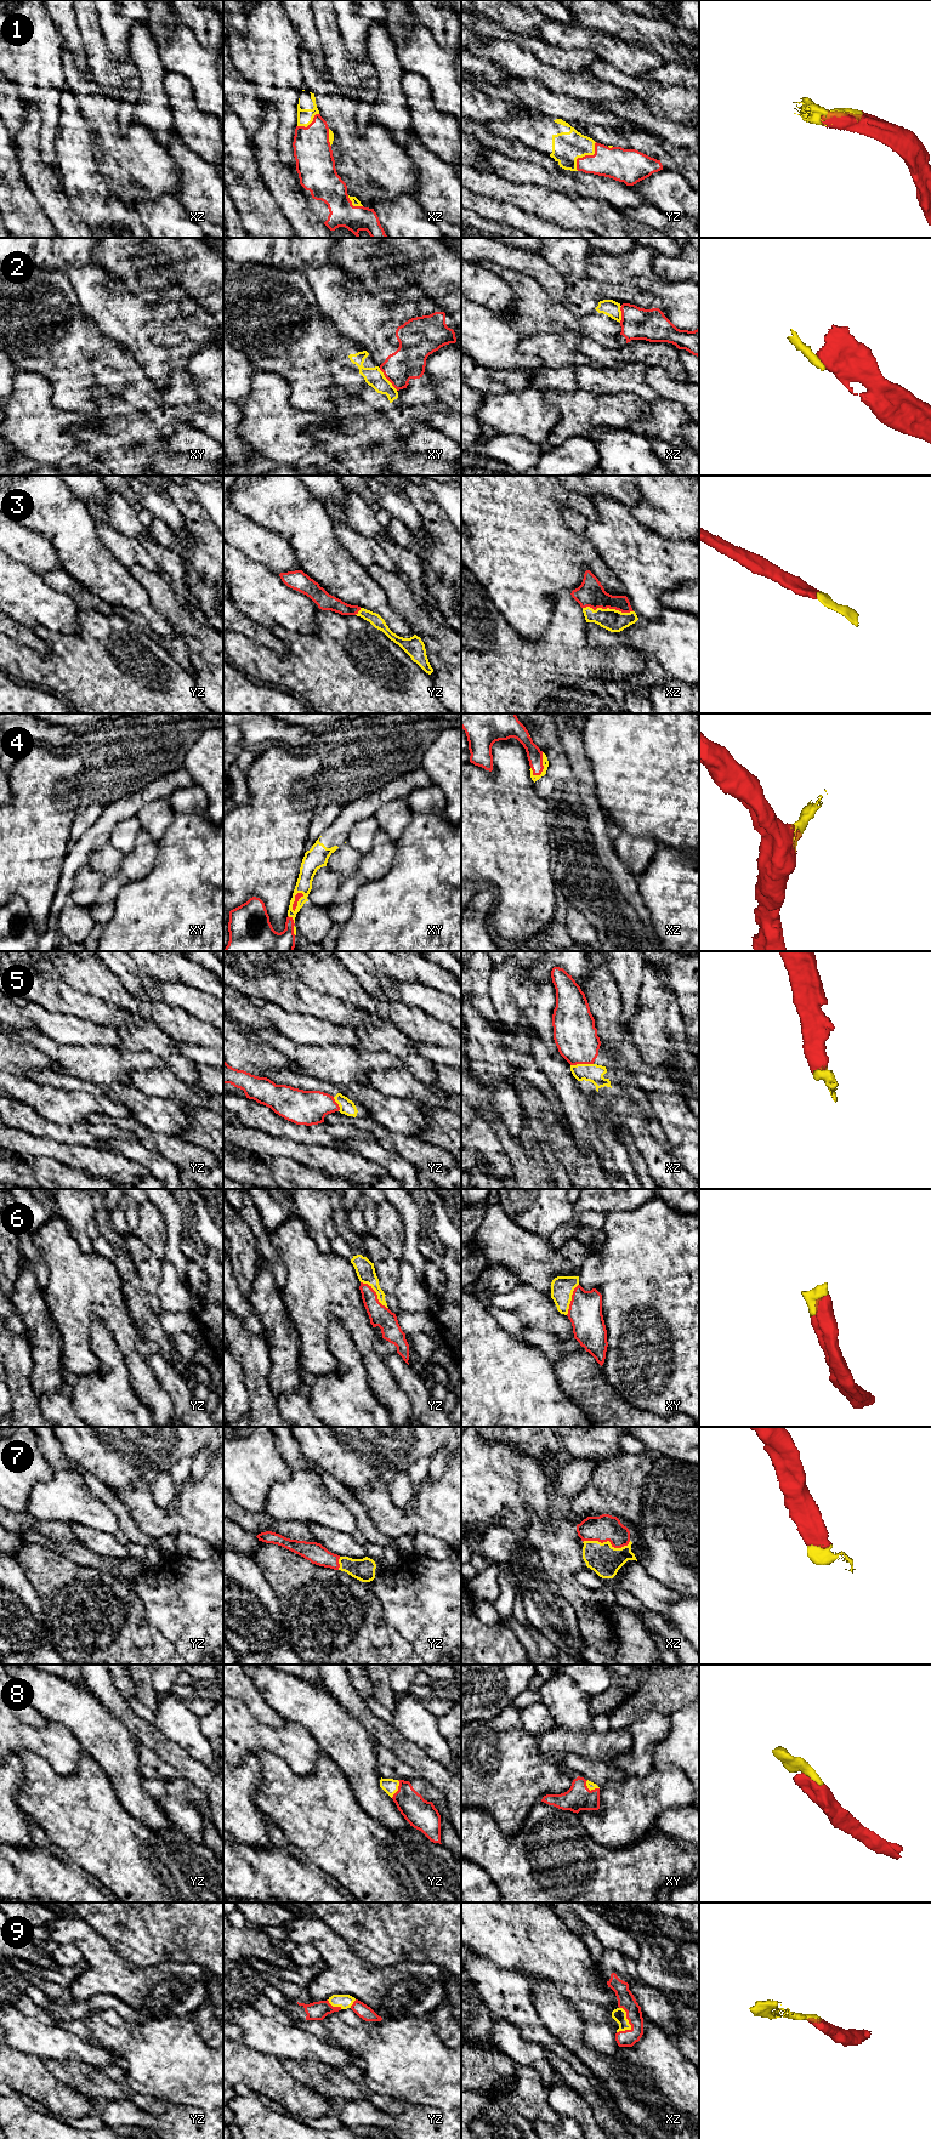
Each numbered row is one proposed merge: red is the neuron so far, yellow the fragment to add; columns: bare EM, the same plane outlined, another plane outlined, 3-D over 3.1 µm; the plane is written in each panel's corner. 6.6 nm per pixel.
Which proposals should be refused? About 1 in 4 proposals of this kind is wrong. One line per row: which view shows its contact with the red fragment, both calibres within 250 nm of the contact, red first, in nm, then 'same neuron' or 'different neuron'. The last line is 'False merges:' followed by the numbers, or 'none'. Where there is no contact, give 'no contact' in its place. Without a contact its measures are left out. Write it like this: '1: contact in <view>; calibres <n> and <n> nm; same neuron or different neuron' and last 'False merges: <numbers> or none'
1: contact in yz; calibres 220 and 200 nm; same neuron
2: contact in xy; calibres 220 and 120 nm; different neuron
3: contact in xz; calibres 180 and 150 nm; same neuron
4: contact in xz; calibres 100 and 50 nm; same neuron
5: contact in xz; calibres 280 and 120 nm; same neuron
6: contact in yz; calibres 140 and 130 nm; same neuron
7: contact in xz; calibres 180 and 200 nm; same neuron
8: contact in yz; calibres 200 and 100 nm; same neuron
9: contact in xz; calibres 120 and 90 nm; same neuron
False merges: 2

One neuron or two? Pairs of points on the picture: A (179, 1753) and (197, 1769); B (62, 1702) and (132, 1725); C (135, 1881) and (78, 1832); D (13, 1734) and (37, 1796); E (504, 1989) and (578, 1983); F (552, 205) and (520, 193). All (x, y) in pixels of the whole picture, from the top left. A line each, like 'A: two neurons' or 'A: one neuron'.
A: one neuron
B: two neurons
C: one neuron
D: two neurons
E: two neurons
F: one neuron

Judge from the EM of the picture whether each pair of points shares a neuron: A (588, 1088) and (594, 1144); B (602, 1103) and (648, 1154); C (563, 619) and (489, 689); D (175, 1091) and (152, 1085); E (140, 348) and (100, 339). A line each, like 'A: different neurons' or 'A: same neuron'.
A: different neurons
B: same neuron
C: same neuron
D: same neuron
E: different neurons

